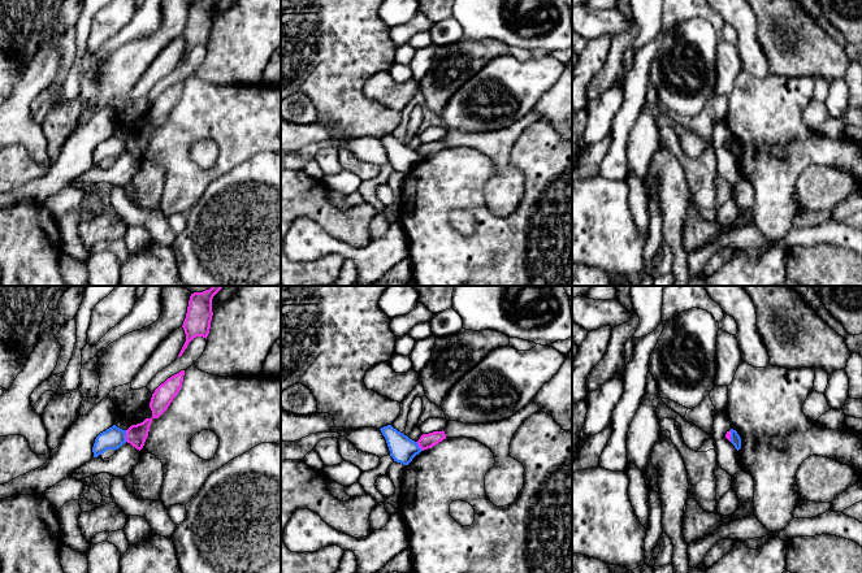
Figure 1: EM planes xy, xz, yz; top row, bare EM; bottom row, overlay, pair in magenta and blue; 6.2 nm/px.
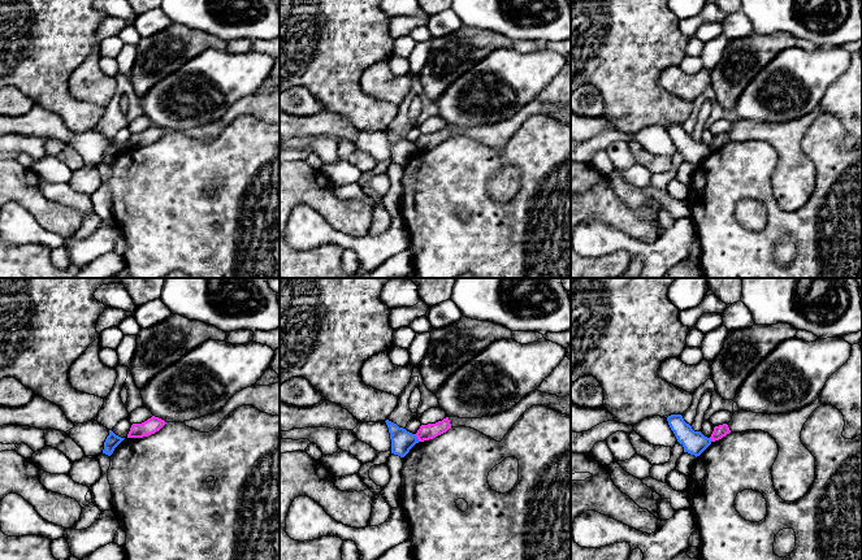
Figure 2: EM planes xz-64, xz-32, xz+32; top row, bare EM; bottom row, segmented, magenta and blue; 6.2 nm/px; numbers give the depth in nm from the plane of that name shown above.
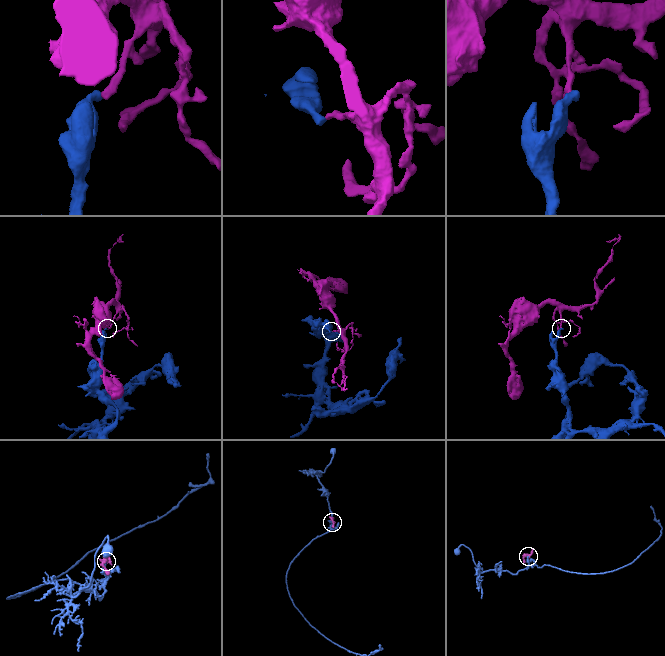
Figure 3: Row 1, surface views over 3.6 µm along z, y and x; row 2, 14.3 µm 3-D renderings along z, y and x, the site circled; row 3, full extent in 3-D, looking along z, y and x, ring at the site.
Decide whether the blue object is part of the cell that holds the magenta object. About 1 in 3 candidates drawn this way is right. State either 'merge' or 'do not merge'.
do not merge

